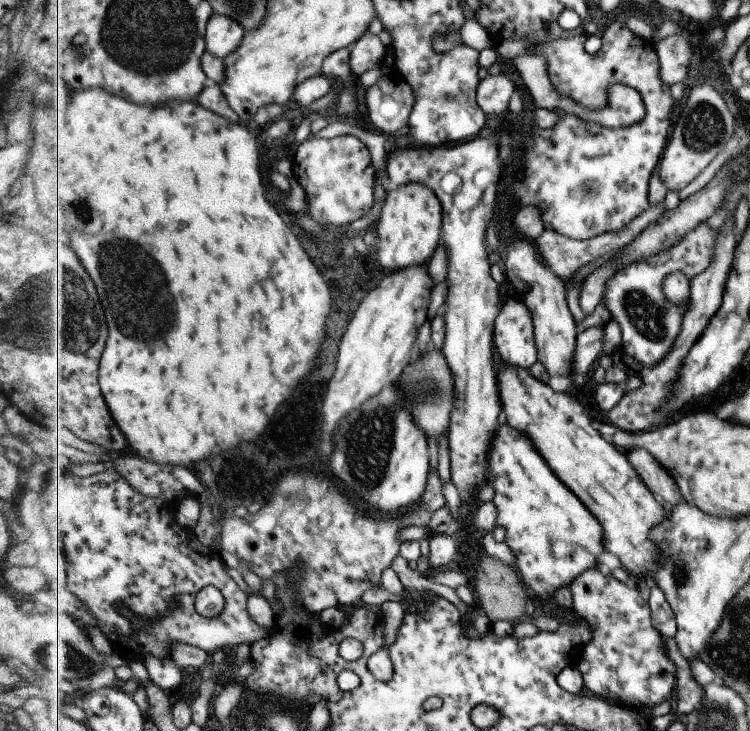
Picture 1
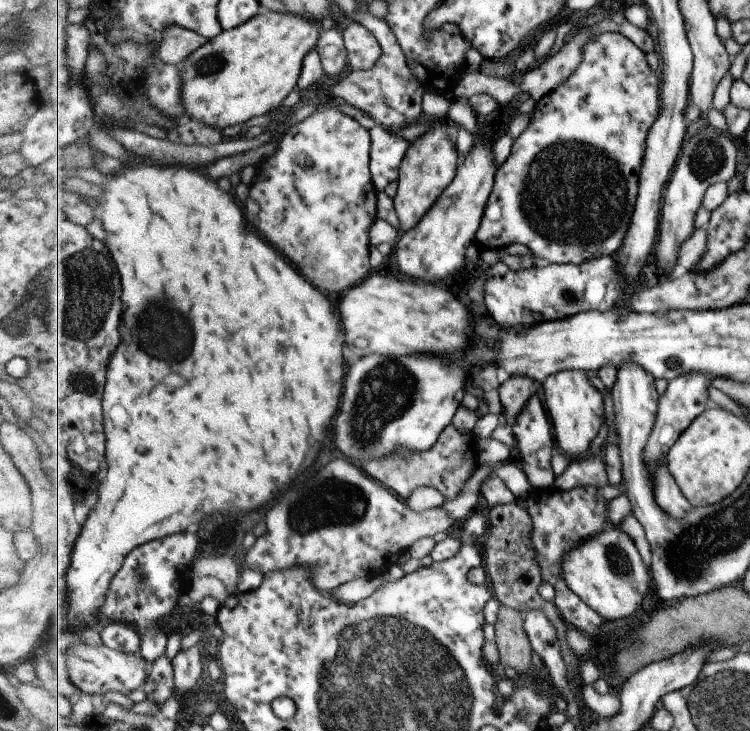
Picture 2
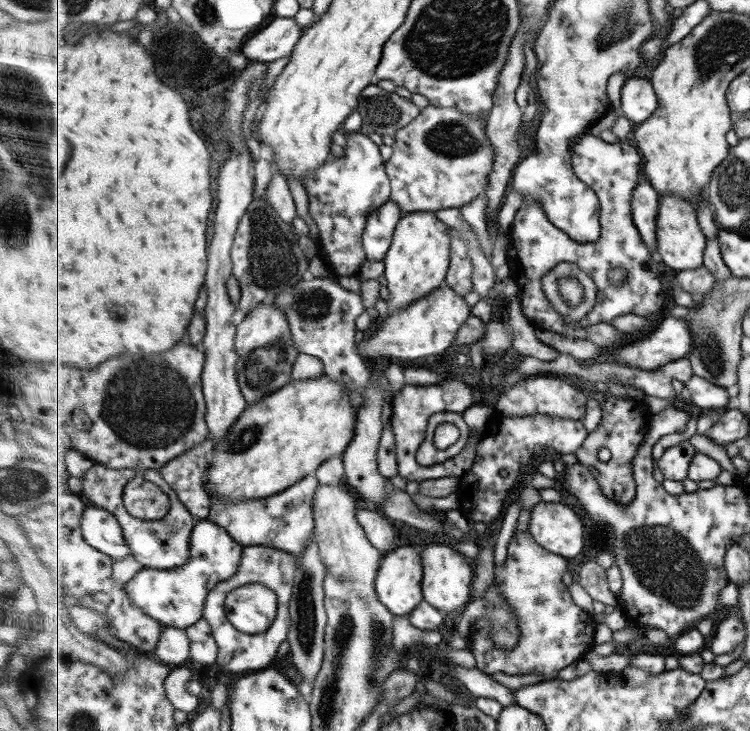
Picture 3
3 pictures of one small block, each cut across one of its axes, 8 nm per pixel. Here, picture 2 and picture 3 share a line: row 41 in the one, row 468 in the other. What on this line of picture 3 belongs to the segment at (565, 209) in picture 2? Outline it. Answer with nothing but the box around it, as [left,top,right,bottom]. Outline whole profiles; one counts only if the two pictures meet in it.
[575,394,654,504]

